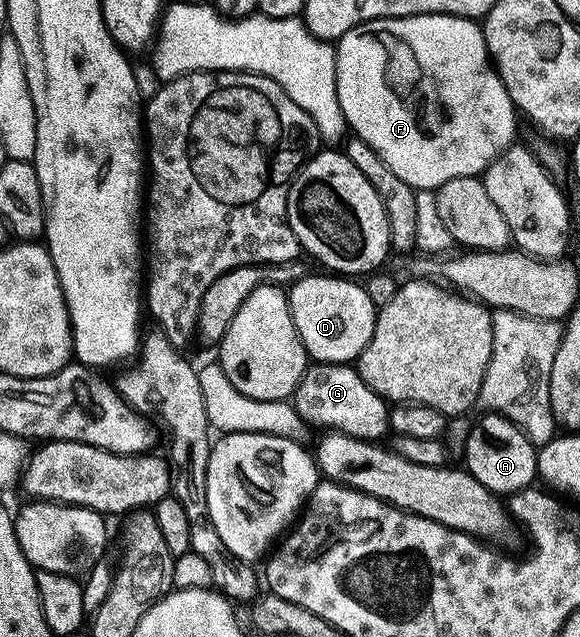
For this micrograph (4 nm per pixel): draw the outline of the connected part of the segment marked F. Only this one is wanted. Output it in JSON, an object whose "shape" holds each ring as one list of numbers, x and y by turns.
{"shape":[[409,16,405,20,372,20,361,24,358,28,352,28,350,32,340,37,341,44,336,45,337,51,337,80,338,98,342,112,346,116,346,122,356,139,367,142,387,166,407,186,411,186,417,192,437,192,449,182,456,179,471,179,484,177,485,171,497,161,508,148,514,147,517,136,517,119,519,113,513,106,513,99,507,94,507,90,501,81,501,75,493,67,489,59,485,33,480,23,472,20,464,20,462,16]]}

